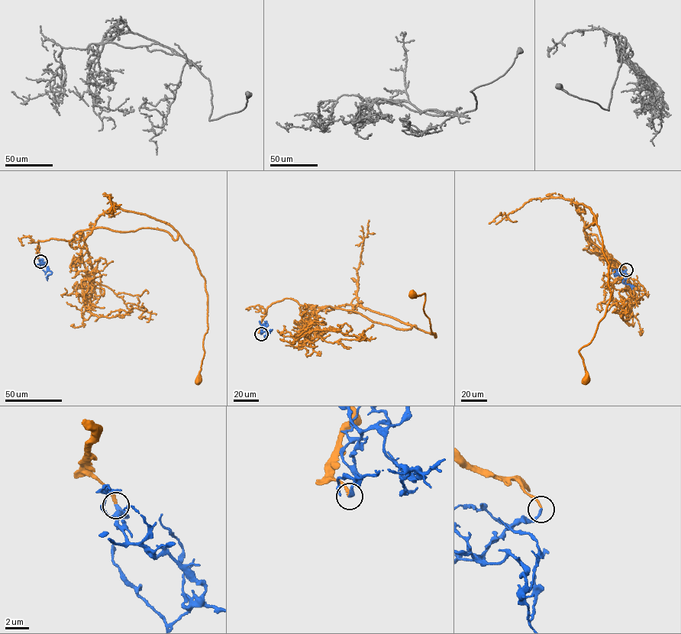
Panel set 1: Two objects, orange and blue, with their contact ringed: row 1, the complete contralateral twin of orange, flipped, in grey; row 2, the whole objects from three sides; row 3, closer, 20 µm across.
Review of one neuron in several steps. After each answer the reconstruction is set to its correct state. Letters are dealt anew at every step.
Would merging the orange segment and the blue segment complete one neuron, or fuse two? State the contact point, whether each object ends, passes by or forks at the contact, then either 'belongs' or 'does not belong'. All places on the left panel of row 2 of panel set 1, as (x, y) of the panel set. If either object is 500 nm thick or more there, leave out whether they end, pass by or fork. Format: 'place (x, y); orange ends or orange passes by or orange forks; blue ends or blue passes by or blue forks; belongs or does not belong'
place (40, 261); orange ends; blue ends; belongs

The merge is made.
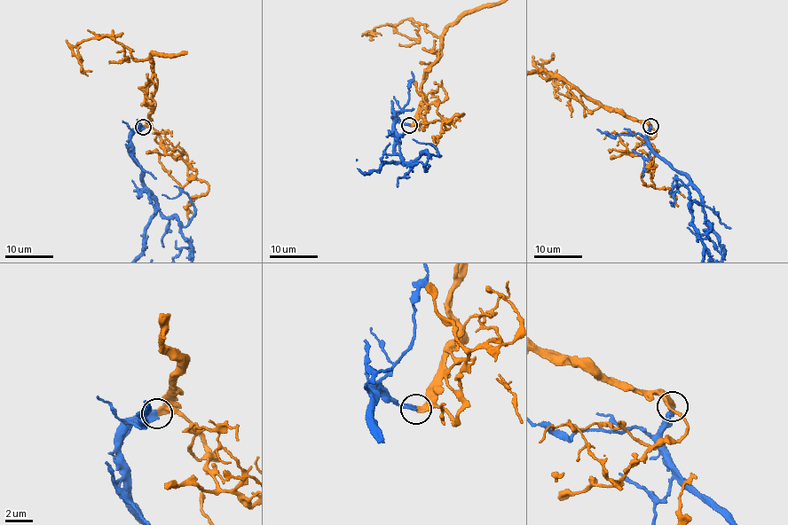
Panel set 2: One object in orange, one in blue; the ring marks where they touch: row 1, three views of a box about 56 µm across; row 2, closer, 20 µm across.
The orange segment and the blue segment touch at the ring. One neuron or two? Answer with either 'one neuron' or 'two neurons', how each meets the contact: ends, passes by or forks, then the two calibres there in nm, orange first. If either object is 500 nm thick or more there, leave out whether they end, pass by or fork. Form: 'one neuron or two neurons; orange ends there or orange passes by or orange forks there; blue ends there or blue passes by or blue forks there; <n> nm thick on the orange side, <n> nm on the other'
one neuron; orange ends there; blue ends there; 400 nm thick on the orange side, 360 nm on the other

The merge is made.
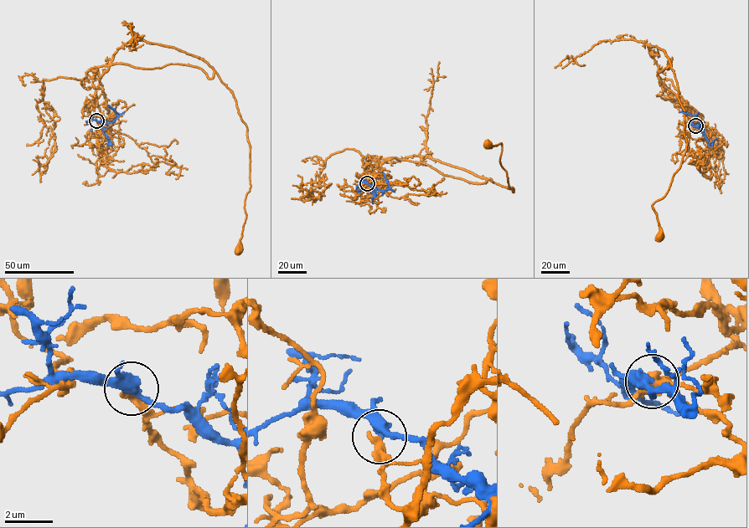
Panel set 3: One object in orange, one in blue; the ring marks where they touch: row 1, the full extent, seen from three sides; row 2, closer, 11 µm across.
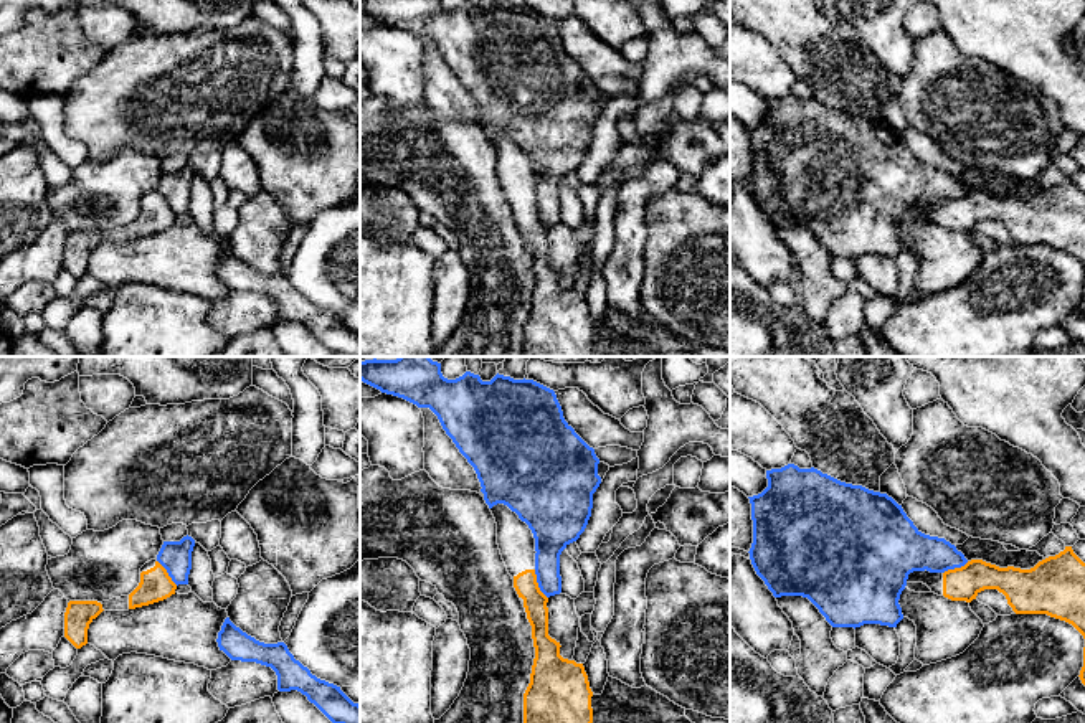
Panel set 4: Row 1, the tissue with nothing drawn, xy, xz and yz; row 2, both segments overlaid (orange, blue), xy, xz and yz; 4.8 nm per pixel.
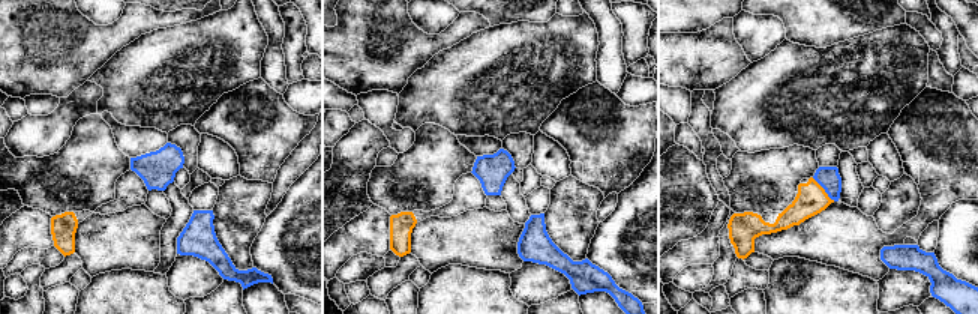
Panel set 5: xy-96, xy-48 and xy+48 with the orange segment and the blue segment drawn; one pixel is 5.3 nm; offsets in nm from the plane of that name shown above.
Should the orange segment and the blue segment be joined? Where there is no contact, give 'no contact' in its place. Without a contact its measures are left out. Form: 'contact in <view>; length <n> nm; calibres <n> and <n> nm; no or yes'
contact in xz; length 160 nm; calibres 120 and 160 nm; no

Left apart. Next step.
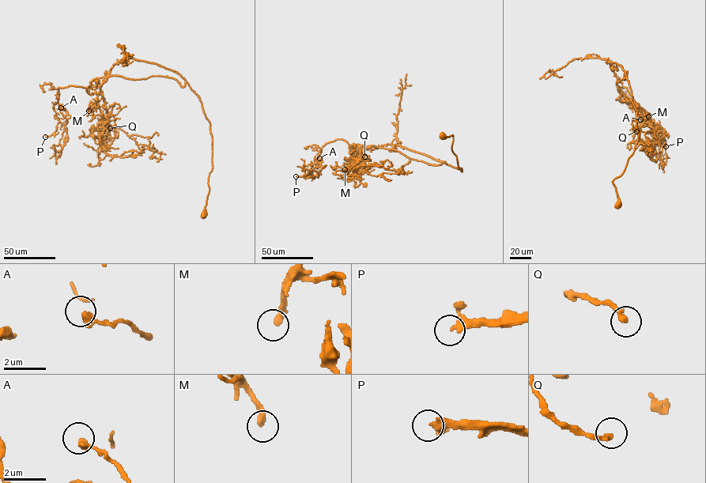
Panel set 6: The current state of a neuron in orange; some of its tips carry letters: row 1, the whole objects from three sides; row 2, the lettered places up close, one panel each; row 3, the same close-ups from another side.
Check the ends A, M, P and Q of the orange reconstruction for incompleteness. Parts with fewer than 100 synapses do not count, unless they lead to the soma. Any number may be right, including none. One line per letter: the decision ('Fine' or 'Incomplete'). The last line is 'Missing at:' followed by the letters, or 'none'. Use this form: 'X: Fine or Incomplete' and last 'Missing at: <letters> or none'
A: Fine
M: Fine
P: Incomplete
Q: Fine
Missing at: P

